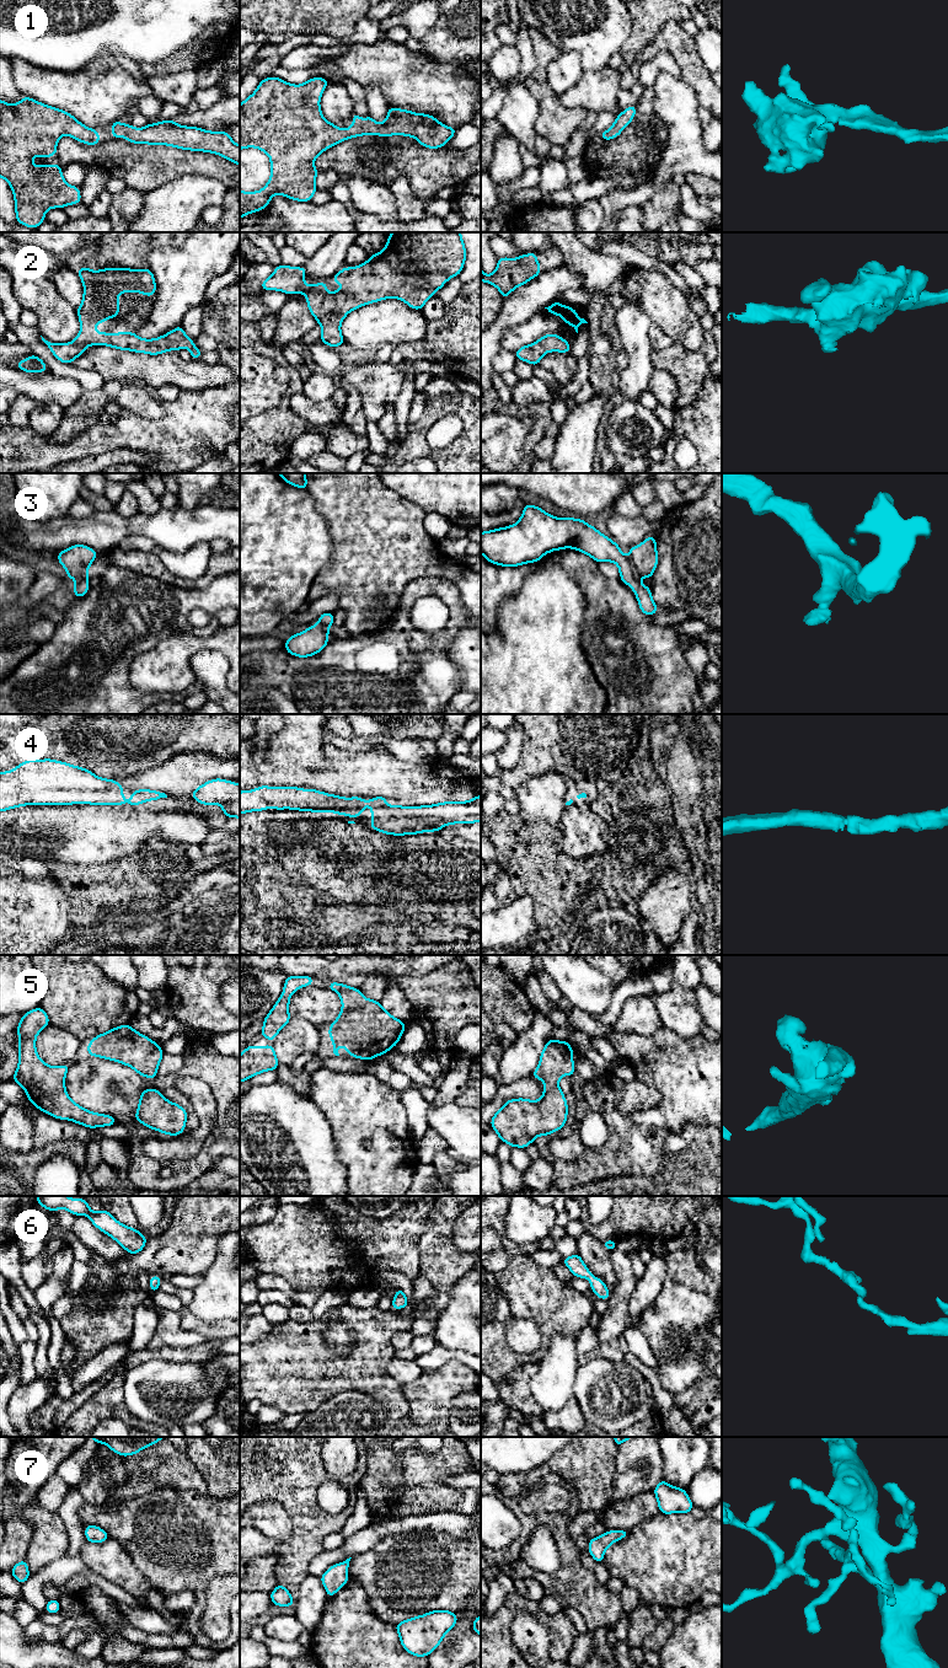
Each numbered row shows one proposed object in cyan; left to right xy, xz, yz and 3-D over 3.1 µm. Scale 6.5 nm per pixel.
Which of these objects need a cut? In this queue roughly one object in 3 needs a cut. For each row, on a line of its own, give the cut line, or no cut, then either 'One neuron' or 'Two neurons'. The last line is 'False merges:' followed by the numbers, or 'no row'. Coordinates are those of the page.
1: No split. One neuron
2: No split. One neuron
3: No split. One neuron
4: No split. One neuron
5: No split. One neuron
6: No split. One neuron
7: No split. One neuron
False merges: no row

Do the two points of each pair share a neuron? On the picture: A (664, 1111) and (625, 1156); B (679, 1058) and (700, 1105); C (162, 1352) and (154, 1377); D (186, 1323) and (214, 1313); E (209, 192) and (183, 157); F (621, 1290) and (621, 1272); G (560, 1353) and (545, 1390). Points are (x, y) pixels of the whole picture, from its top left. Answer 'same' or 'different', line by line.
A: different
B: same
C: different
D: different
E: different
F: same
G: same

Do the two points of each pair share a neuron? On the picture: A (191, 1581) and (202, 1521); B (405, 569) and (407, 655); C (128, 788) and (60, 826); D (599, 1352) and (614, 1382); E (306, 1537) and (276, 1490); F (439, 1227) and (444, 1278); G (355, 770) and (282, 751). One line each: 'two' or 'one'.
A: one
B: two
C: two
D: two
E: one
F: one
G: two

